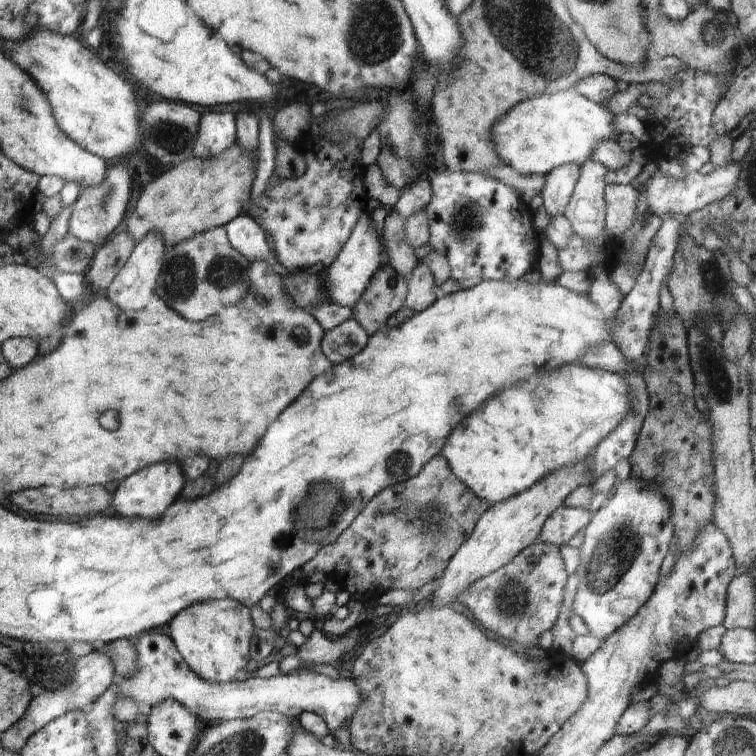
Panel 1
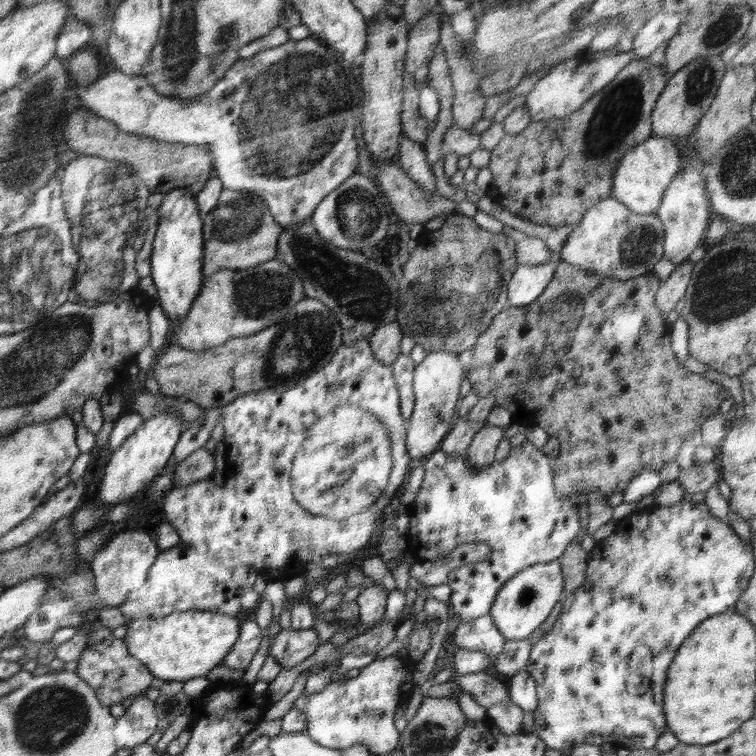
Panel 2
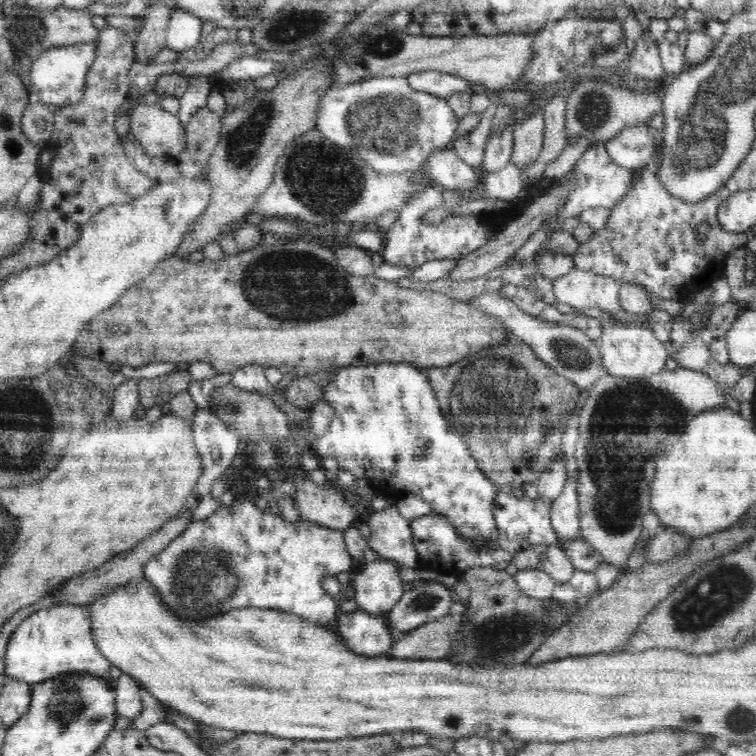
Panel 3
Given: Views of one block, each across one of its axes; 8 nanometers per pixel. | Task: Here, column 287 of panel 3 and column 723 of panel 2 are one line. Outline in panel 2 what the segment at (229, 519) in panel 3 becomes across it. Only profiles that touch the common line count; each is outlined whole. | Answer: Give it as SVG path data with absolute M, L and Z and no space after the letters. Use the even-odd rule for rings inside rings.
M692 501L680 502L672 507L653 506L643 511L633 511L626 518L611 524L603 535L598 536L595 546L588 555L585 582L564 599L564 605L560 610L558 619L553 624L552 629L532 645L529 659L525 666L535 680L536 694L538 695L538 706L536 706L533 713L534 722L536 723L535 733L544 741L547 748L567 752L572 747L581 744L596 744L596 746L600 747L601 744L606 742L614 744L617 748L628 748L630 751L652 748L656 744L658 736L668 730L664 718L662 692L664 692L664 684L666 684L668 666L670 666L672 658L676 656L680 644L692 634L692 630L703 620L719 615L730 608L735 608L736 601L740 600L740 595L748 587L754 570L755 556L751 541L742 540L730 524L715 518L704 501L700 503L693 503ZM638 644L644 644L644 646L648 646L652 650L652 664L648 664L648 668L652 668L652 676L648 676L648 684L651 684L651 687L646 690L646 693L634 696L626 689L626 680L628 680L630 654L636 650Z

